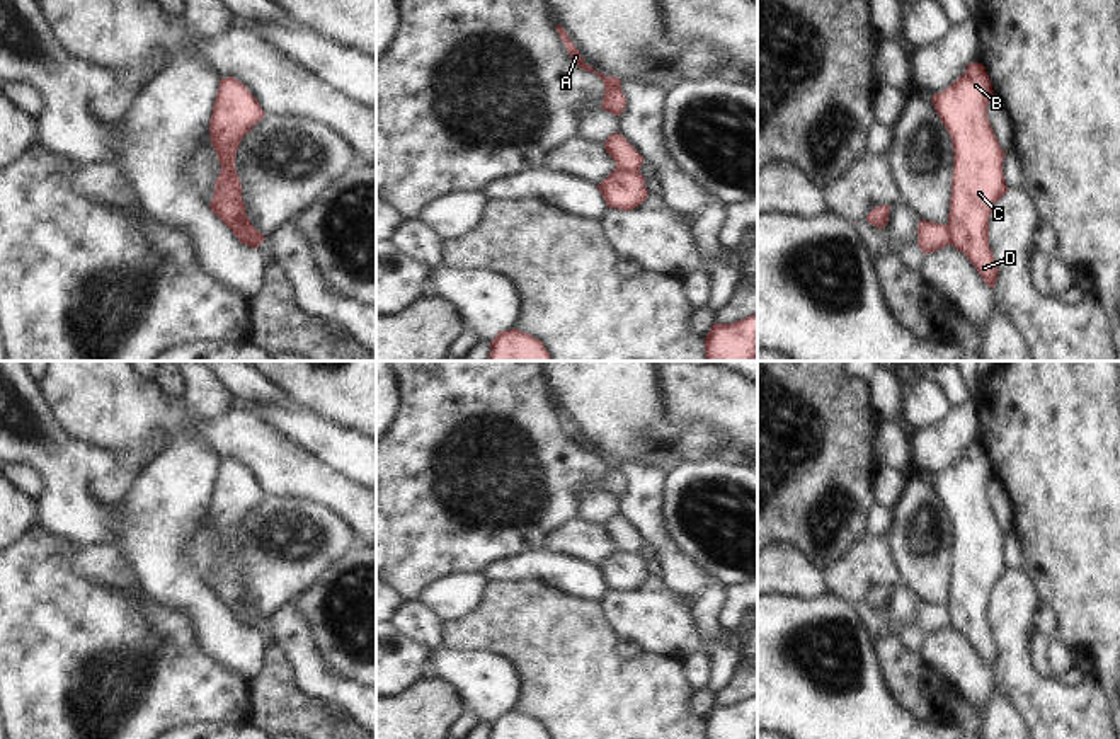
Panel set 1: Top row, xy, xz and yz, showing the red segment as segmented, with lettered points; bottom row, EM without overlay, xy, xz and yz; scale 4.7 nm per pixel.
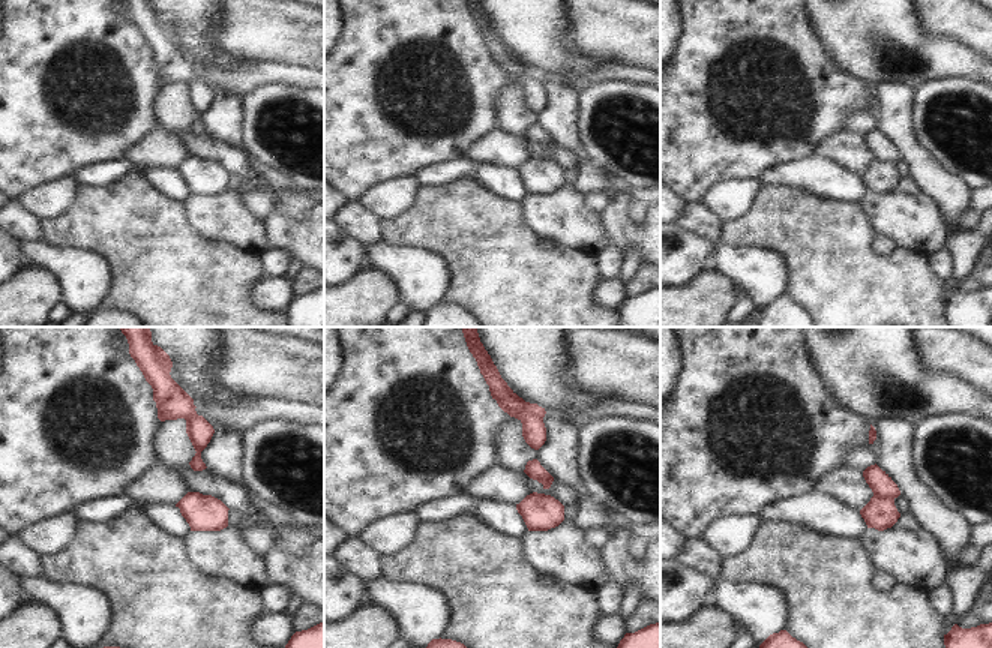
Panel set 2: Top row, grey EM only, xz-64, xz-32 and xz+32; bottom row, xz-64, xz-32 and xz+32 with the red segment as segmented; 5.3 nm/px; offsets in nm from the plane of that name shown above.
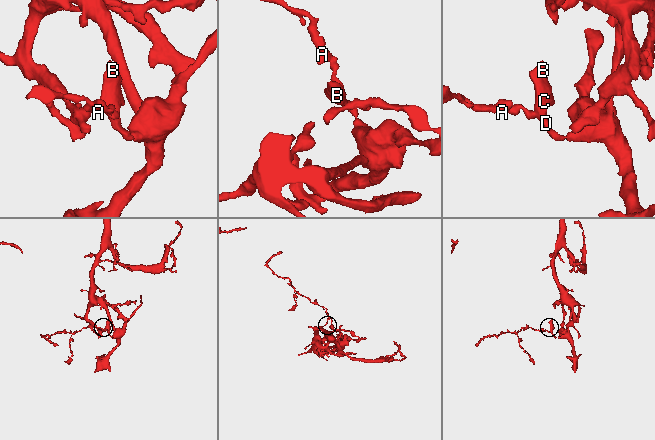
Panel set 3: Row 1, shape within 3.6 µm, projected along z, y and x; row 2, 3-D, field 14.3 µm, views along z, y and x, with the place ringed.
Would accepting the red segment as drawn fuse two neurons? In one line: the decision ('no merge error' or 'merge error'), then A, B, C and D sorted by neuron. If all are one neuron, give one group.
merge error; groups A / B C D

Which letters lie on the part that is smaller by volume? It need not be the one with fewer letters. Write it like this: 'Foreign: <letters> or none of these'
Foreign: A

